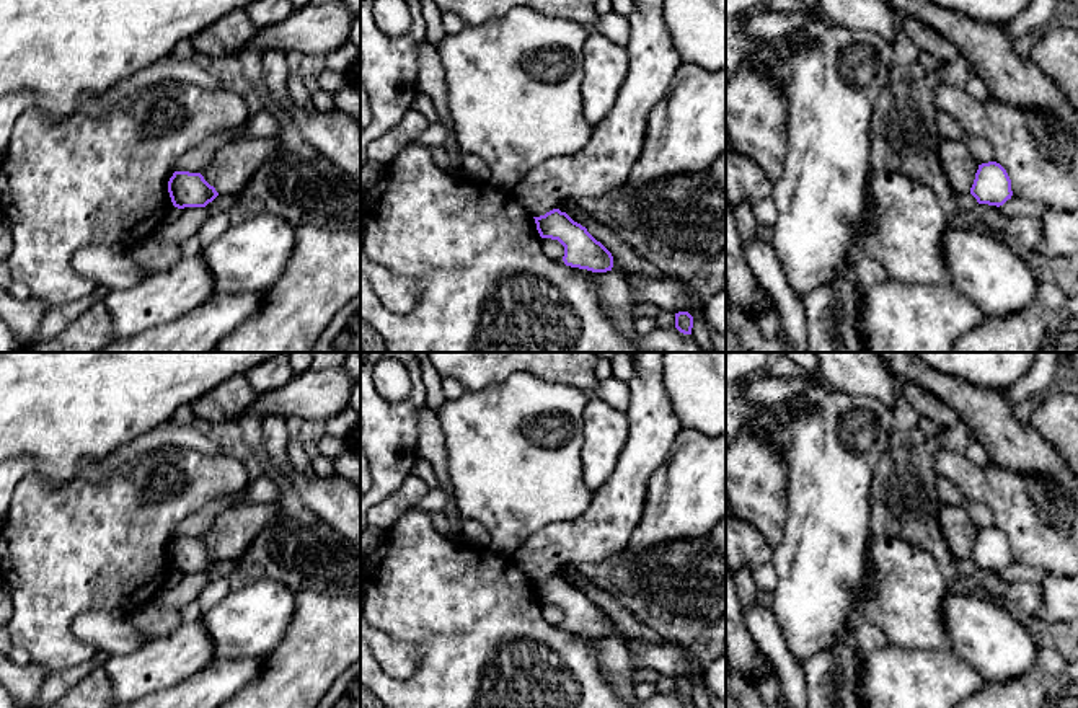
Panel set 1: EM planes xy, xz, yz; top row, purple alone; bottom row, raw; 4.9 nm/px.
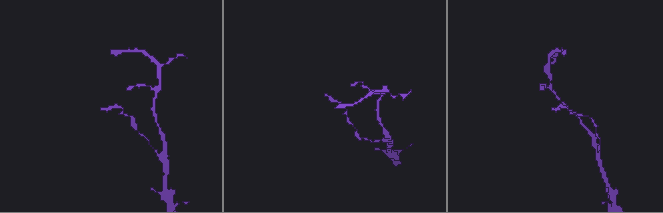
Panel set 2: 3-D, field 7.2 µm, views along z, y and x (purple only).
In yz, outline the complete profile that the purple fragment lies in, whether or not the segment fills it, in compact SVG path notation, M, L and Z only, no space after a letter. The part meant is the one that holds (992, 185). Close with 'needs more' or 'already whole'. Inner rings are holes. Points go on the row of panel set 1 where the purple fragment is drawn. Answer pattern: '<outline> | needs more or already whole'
M996 162L979 165L970 194L979 204L1003 206L1013 196L1006 170Z | already whole

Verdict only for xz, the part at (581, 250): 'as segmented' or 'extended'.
as segmented

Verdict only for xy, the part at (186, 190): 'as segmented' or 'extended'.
as segmented

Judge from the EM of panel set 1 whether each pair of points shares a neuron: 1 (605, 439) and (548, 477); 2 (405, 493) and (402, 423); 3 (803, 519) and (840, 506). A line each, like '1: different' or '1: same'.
1: different
2: different
3: same

